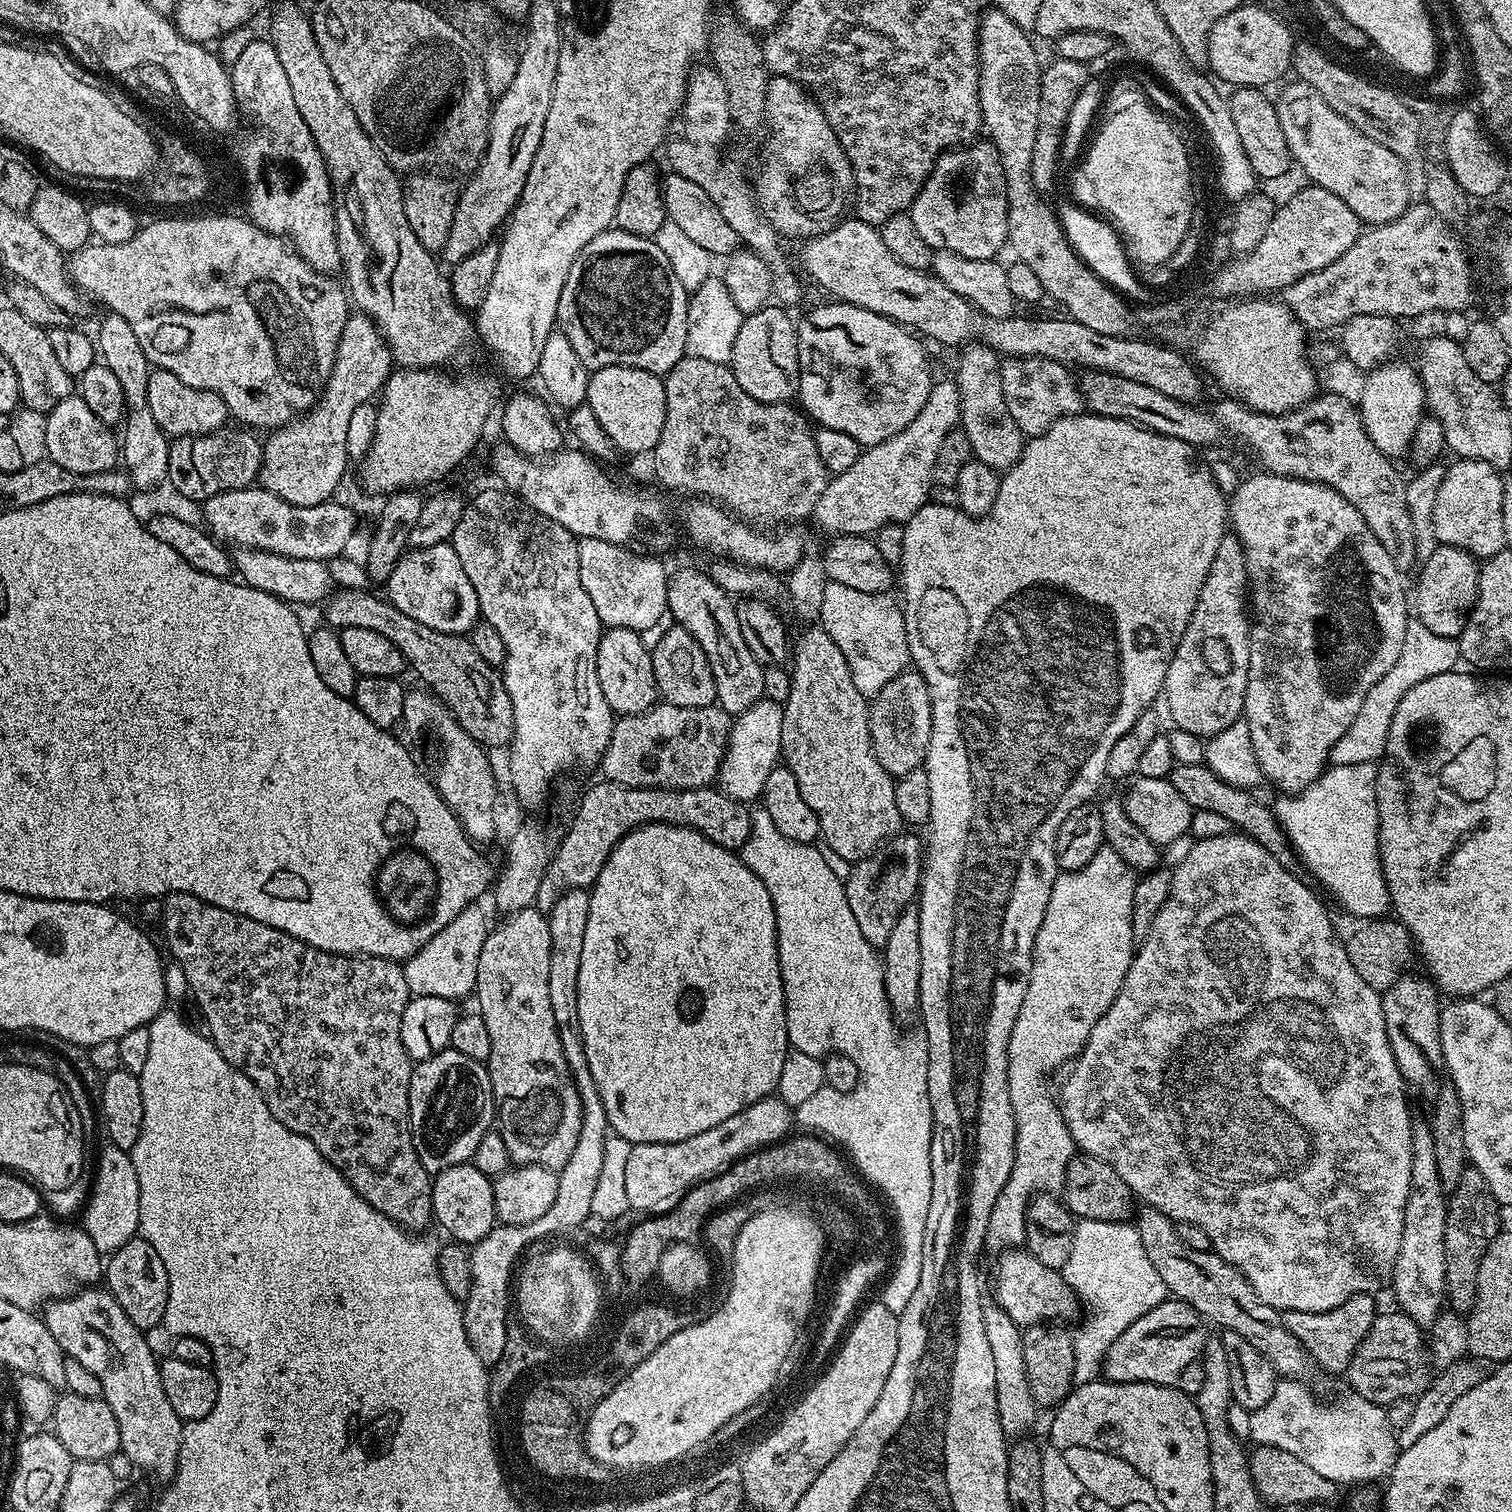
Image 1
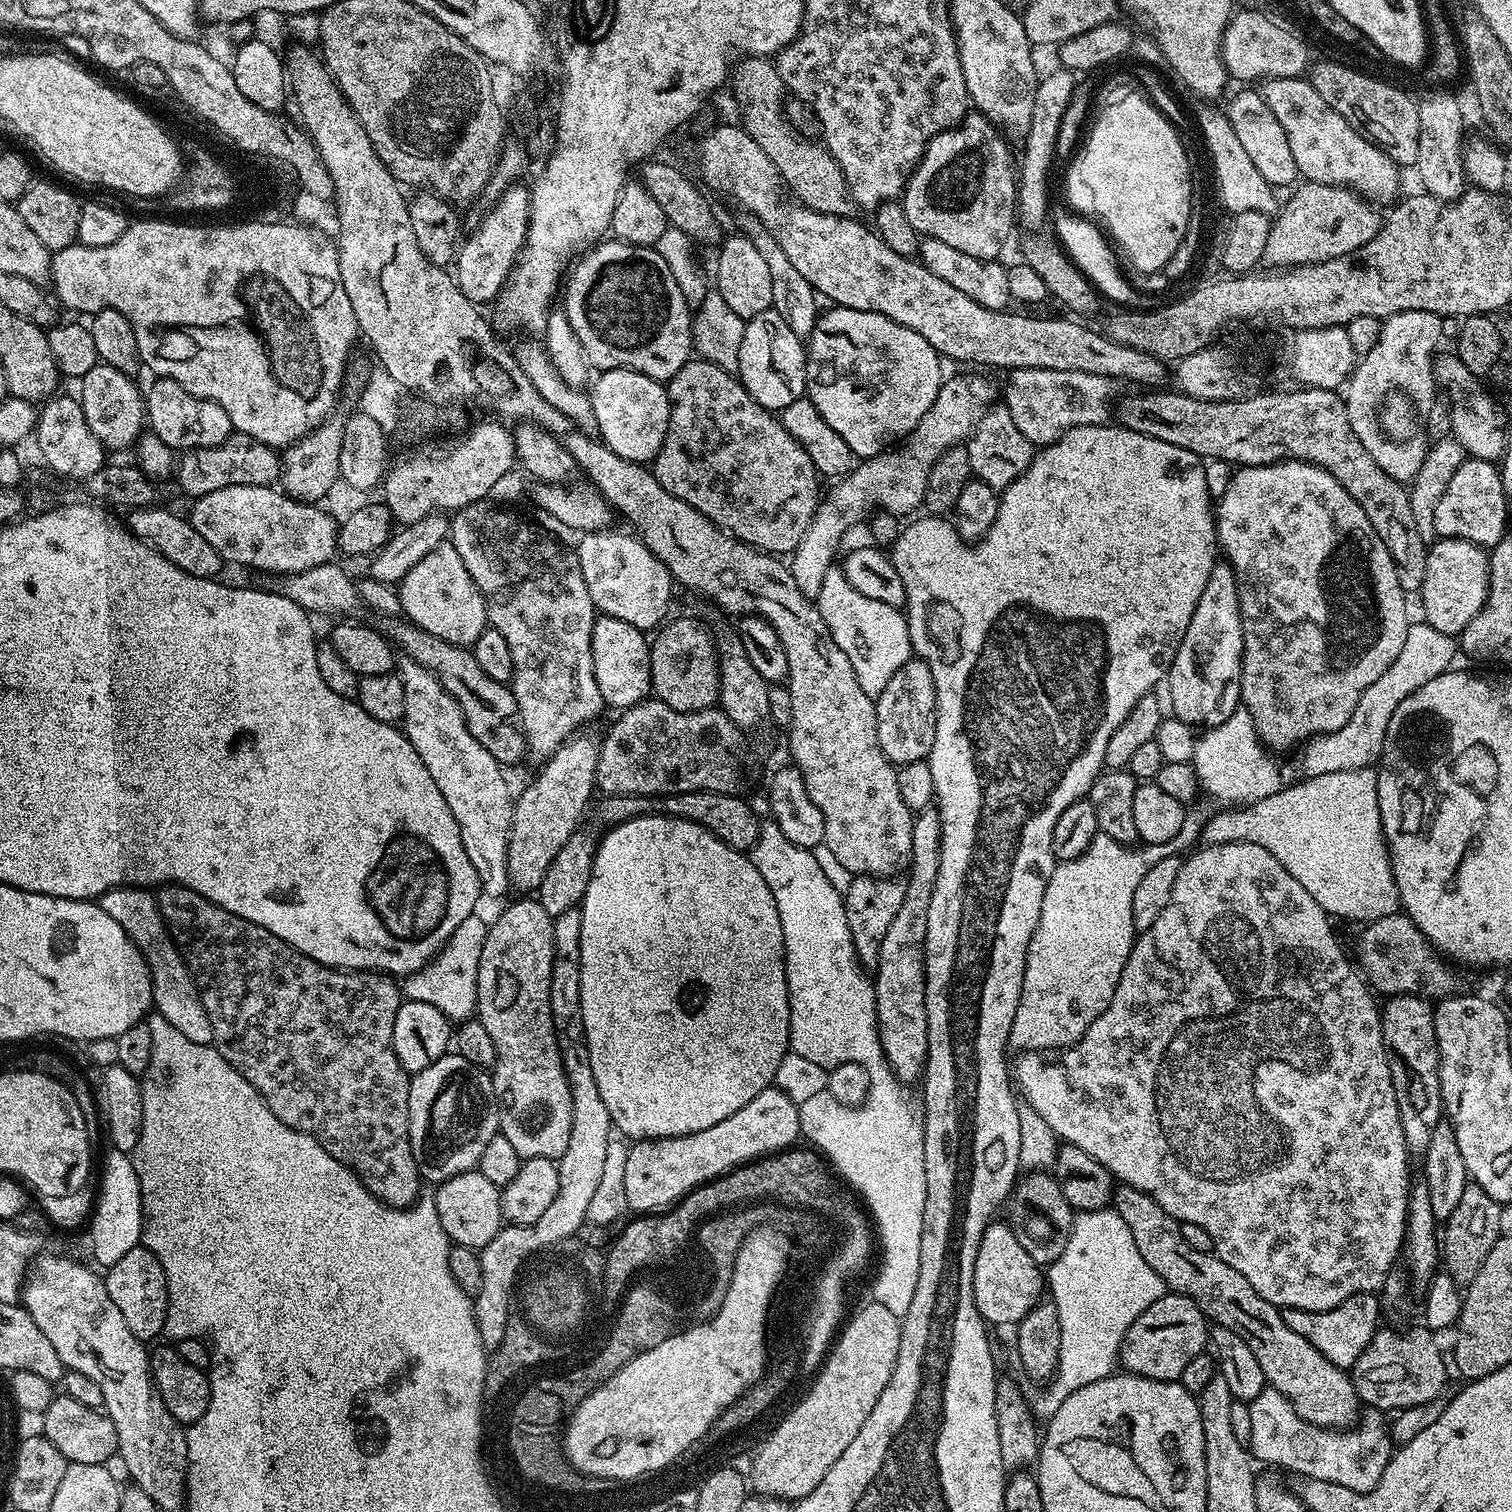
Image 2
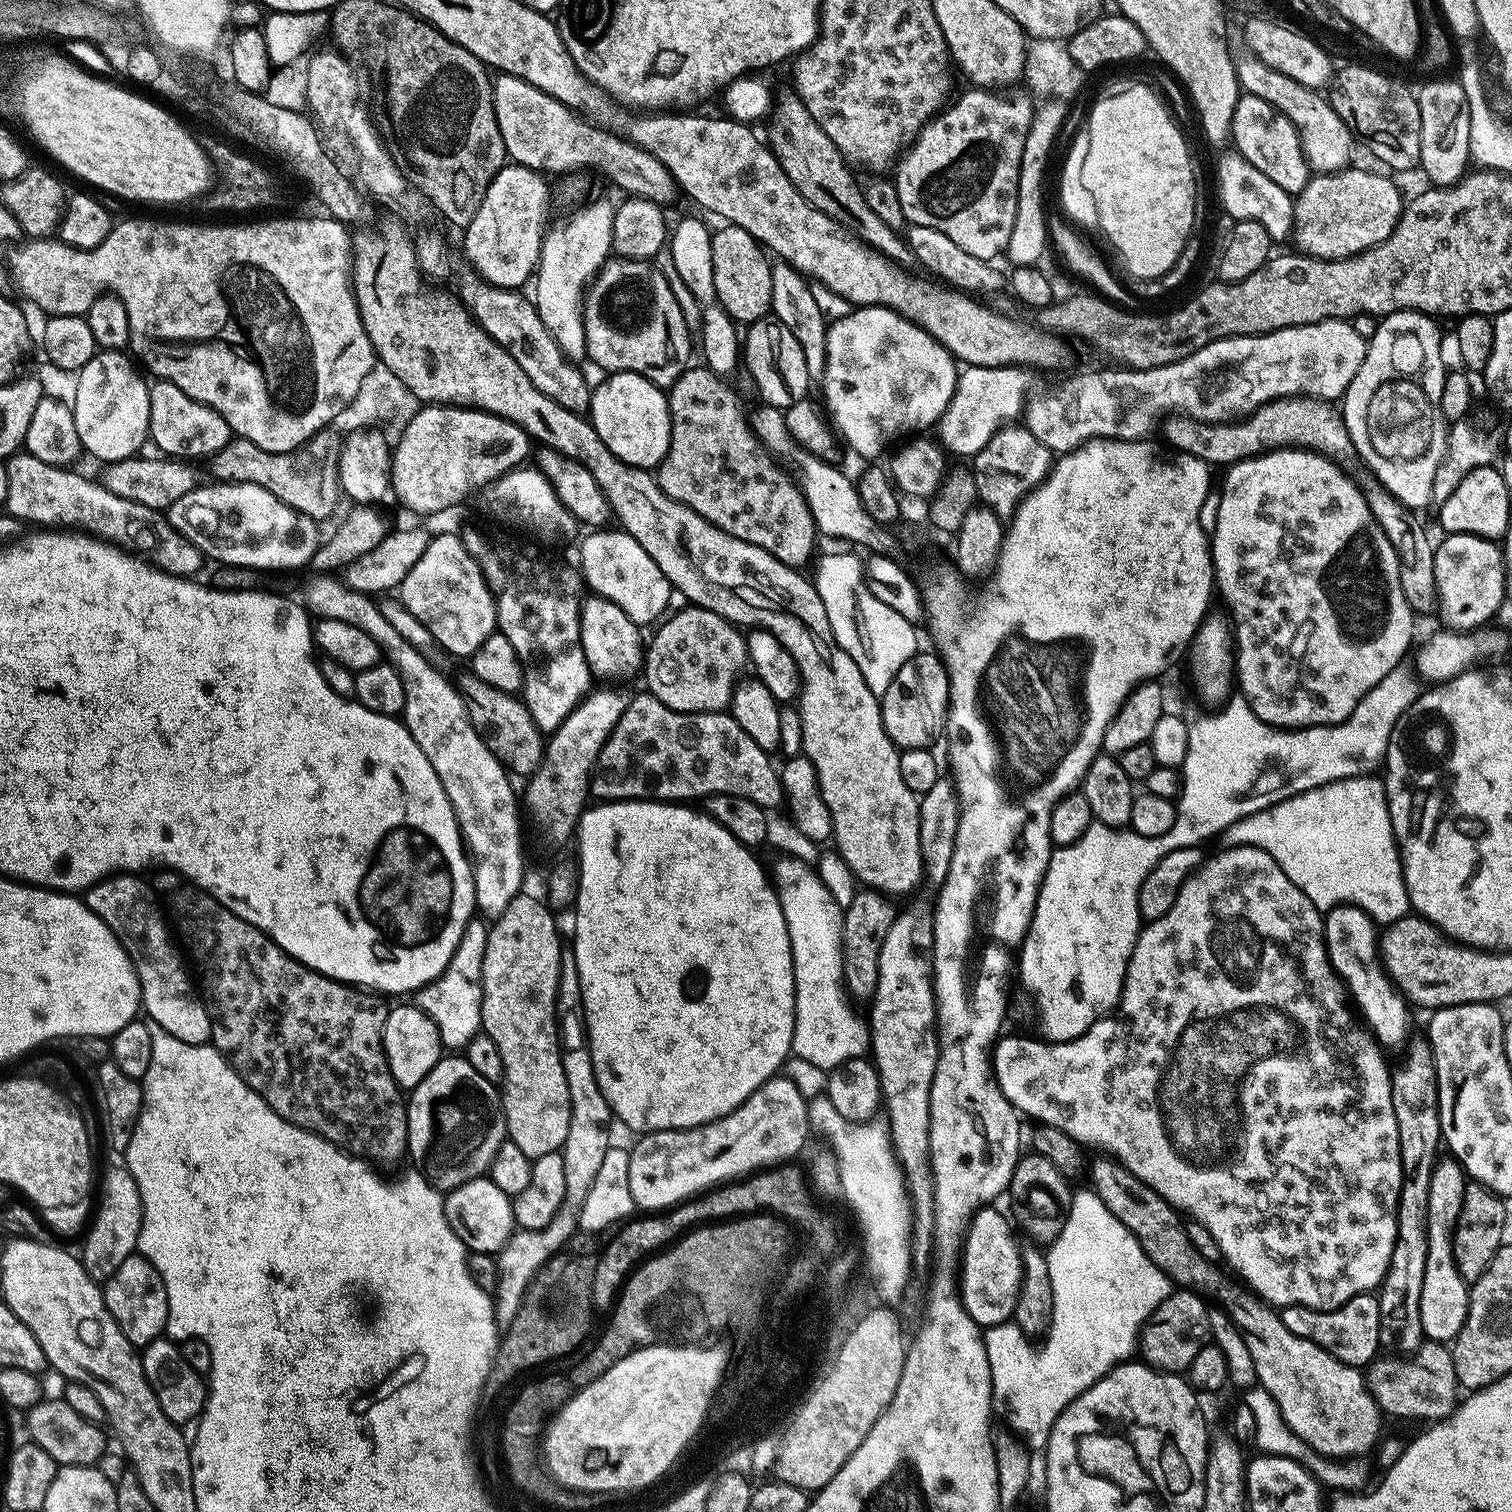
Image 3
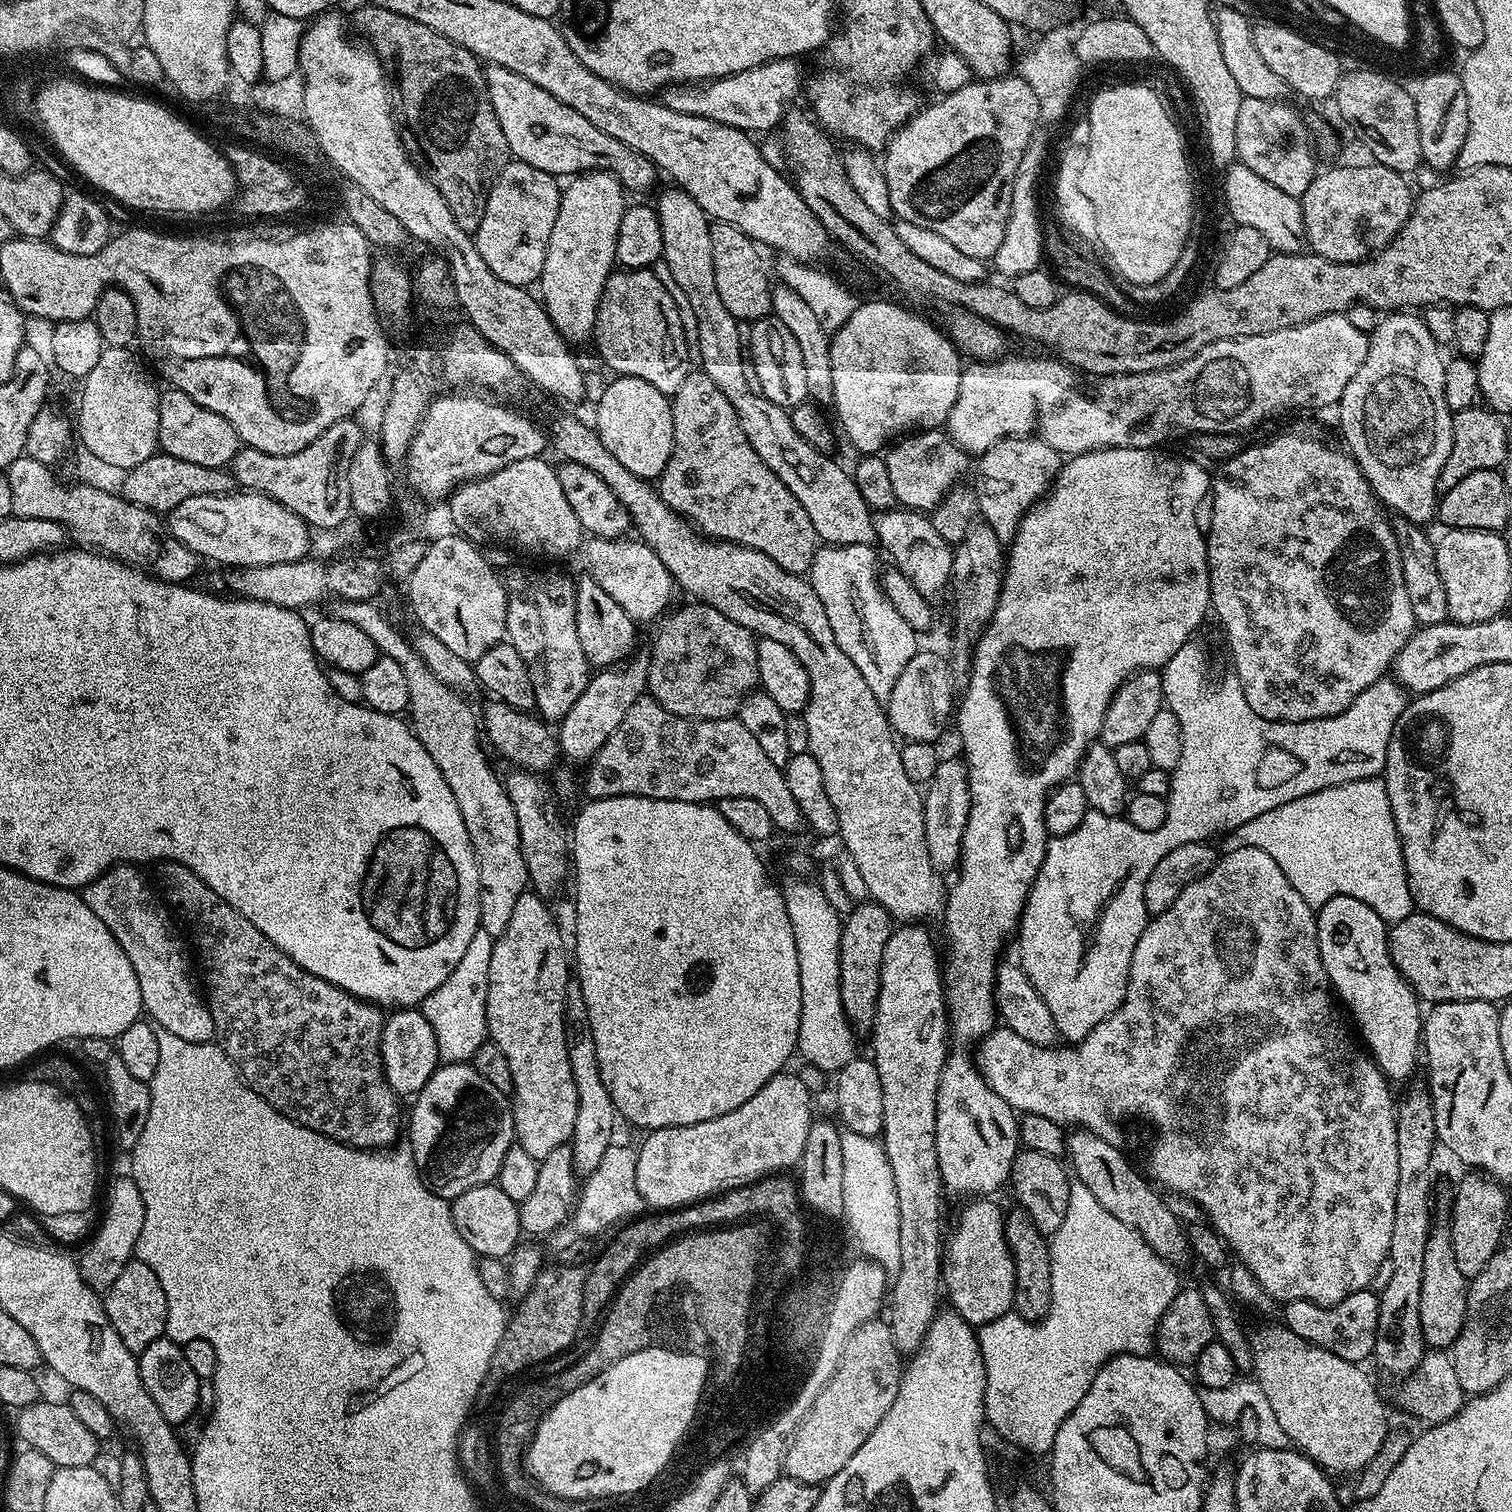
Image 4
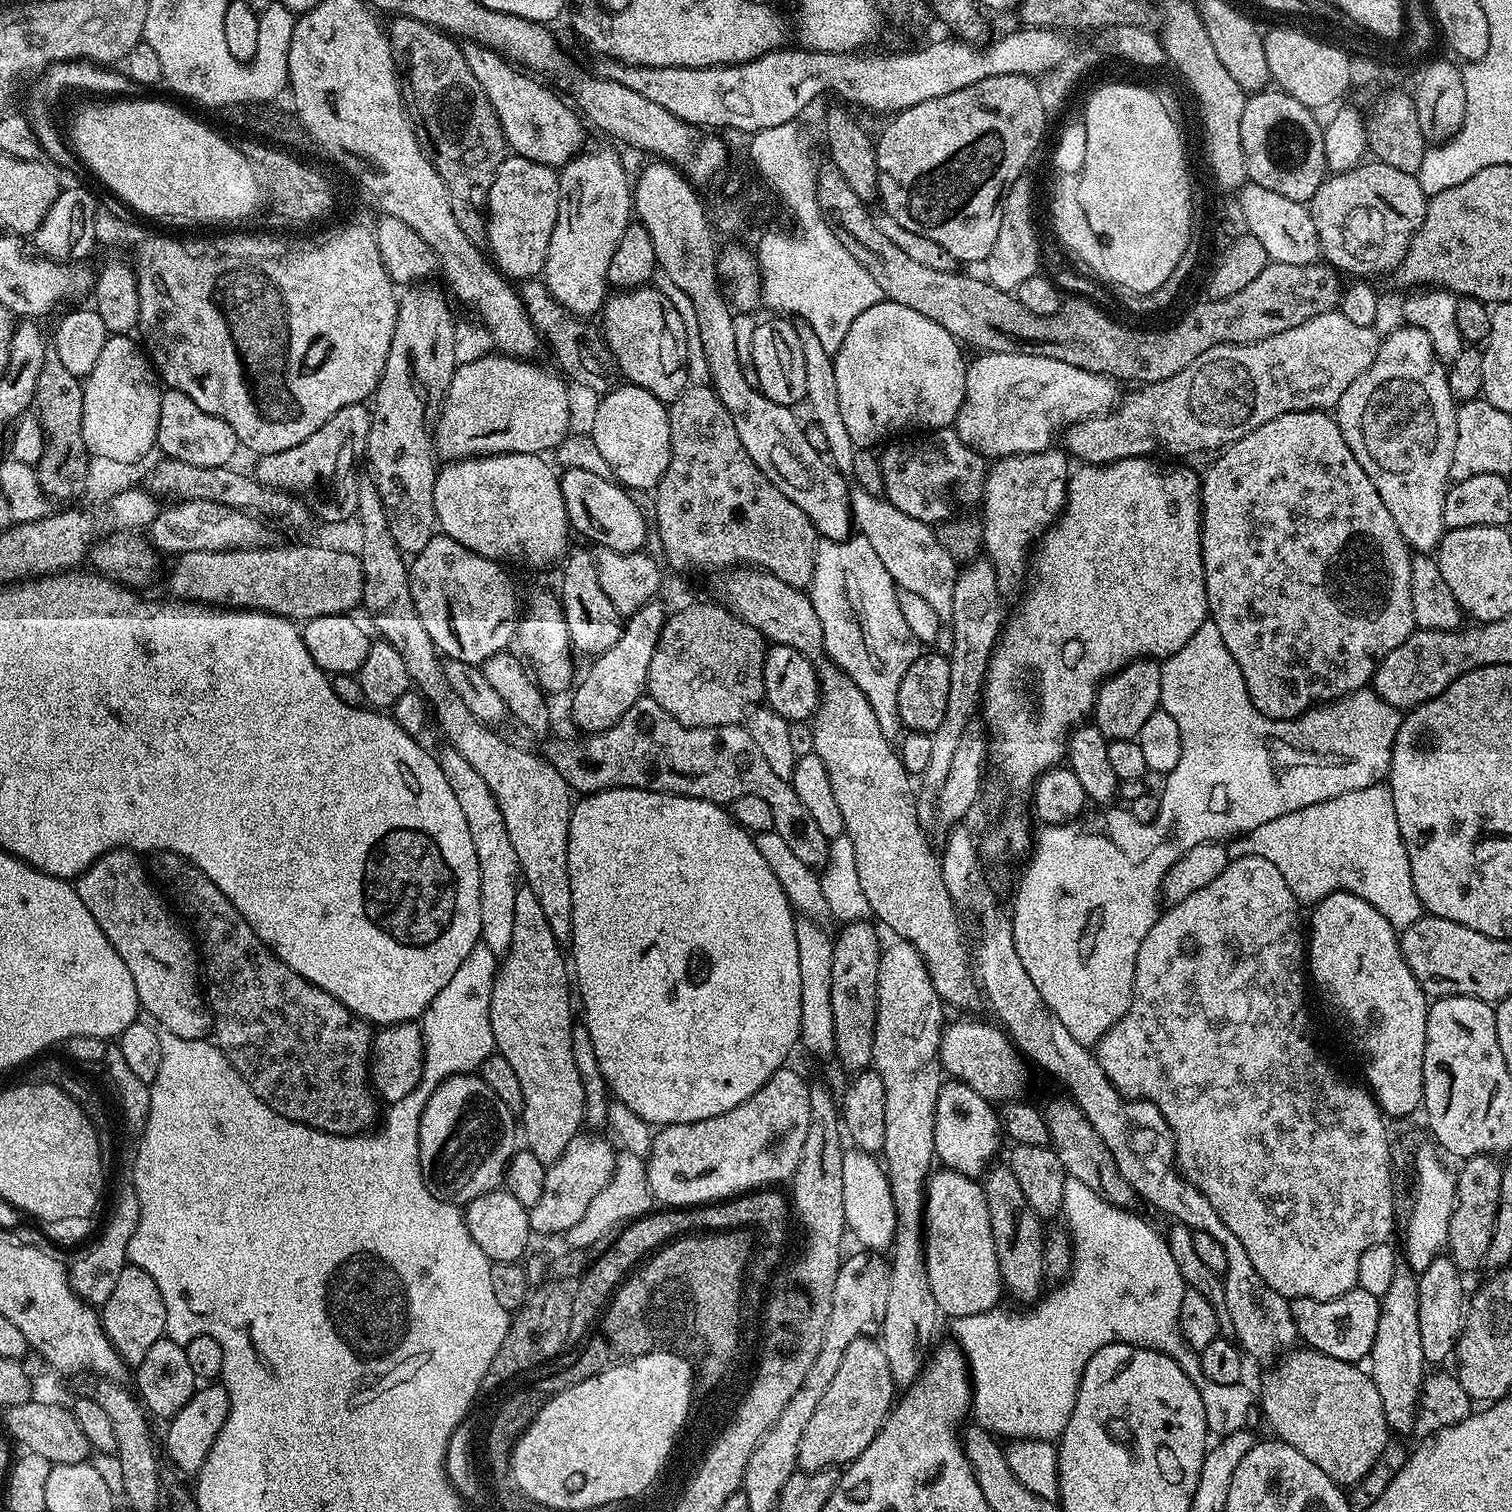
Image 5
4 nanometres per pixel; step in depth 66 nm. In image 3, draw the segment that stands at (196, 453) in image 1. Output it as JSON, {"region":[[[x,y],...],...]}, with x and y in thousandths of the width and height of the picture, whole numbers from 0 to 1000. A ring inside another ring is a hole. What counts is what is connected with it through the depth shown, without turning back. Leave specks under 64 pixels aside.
{"region":[[[216,282],[212,286],[209,286],[205,292],[205,297],[206,296],[206,302],[204,304],[204,310],[200,312],[196,308],[196,302],[189,299],[177,299],[173,298],[173,295],[168,295],[168,292],[154,290],[151,292],[149,295],[147,295],[147,298],[140,302],[141,318],[146,320],[170,320],[176,324],[179,324],[179,327],[181,327],[181,329],[184,329],[187,332],[189,332],[189,335],[192,335],[194,337],[197,337],[200,340],[204,341],[206,344],[214,345],[214,343],[219,340],[222,336],[222,330],[226,328],[226,323],[224,322],[223,317],[224,316],[224,300],[226,288],[222,286],[221,284]]]}

